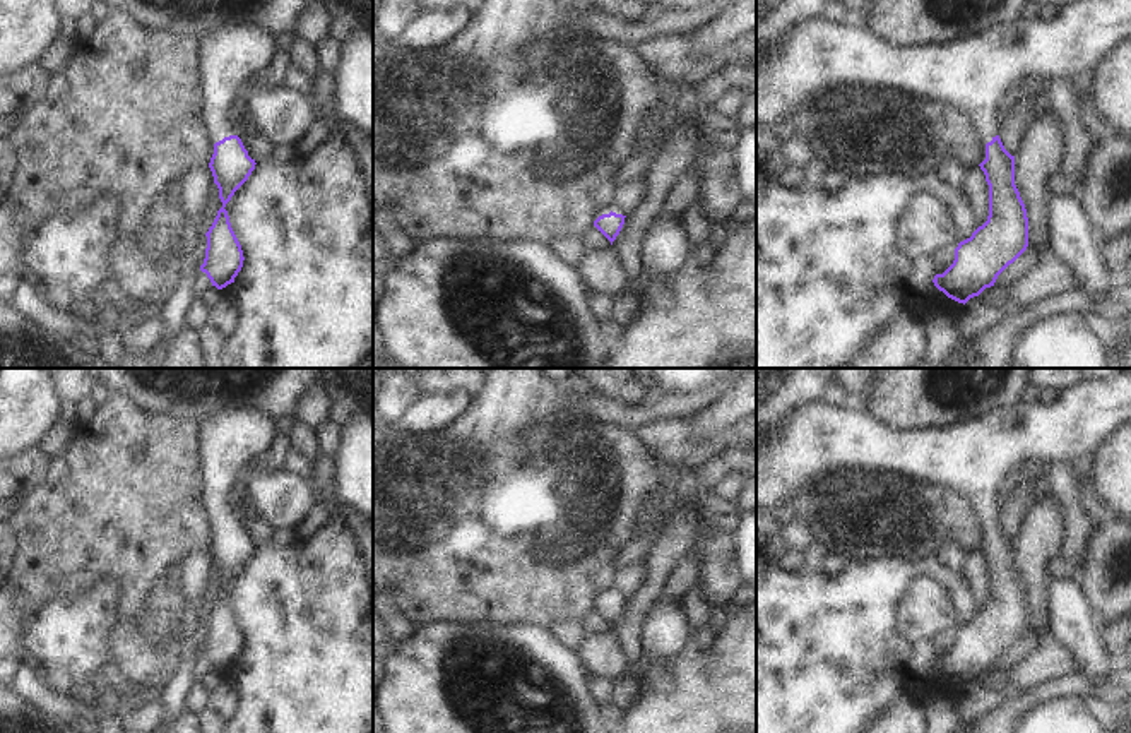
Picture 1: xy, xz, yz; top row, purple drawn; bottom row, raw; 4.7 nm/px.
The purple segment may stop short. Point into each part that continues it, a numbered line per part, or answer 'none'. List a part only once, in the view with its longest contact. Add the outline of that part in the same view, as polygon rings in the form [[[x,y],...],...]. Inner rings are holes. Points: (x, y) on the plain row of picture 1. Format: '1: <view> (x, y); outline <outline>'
1: xy (230, 440); outline [[[258,409],[221,411],[197,423],[200,435],[200,473],[204,507],[216,527],[234,519],[231,486],[246,476],[246,466],[269,450],[275,428]]]

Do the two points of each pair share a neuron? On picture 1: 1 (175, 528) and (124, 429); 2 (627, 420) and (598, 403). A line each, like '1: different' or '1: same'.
1: same
2: same

